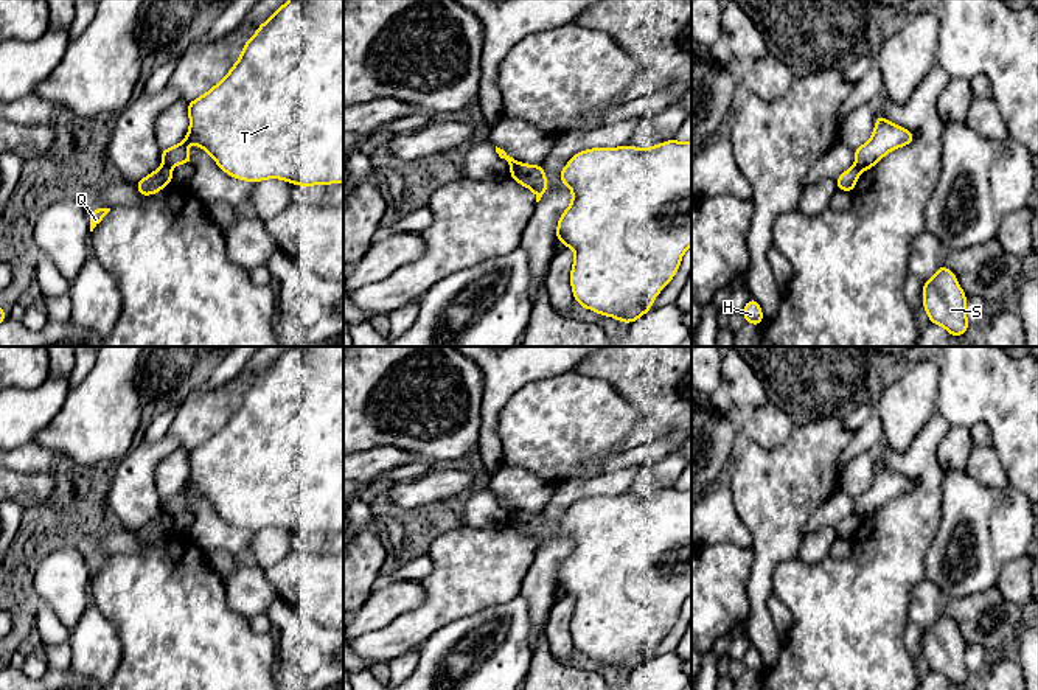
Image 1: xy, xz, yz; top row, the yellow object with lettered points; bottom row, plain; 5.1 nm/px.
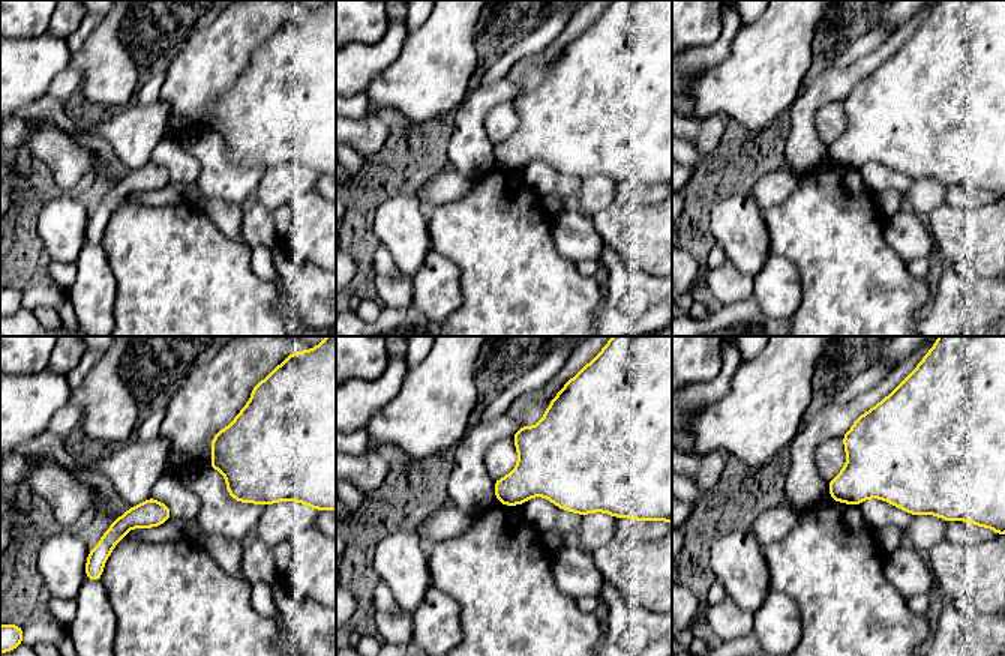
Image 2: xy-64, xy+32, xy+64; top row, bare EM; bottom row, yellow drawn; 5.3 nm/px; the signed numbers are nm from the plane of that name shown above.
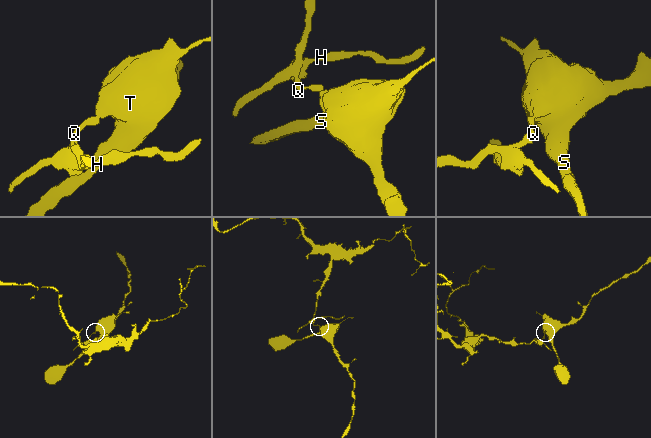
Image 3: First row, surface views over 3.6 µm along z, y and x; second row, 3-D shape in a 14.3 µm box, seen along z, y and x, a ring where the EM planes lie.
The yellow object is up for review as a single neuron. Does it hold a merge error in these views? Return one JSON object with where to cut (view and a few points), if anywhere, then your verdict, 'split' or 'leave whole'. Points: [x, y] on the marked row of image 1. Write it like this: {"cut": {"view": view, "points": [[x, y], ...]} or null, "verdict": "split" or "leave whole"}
{"cut": {"view": "xy", "points": [[163, 163], [170, 170]]}, "verdict": "split"}

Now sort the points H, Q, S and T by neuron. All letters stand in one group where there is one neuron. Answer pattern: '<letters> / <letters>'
H Q / S T

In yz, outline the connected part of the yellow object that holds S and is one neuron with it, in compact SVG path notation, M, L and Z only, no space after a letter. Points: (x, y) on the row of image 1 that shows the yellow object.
M942 263L937 274L923 281L923 309L931 323L942 325L948 334L963 336L970 325L967 319L967 294L953 270Z

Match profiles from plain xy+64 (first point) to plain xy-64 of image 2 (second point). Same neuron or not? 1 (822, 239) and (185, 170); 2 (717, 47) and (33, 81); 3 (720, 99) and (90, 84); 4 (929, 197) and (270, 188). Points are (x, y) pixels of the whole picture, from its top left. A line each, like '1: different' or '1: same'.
1: different
2: same
3: same
4: same

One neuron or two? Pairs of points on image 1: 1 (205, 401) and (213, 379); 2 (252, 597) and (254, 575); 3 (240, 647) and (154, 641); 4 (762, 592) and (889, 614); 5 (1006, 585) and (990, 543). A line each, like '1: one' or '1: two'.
1: two
2: one
3: one
4: two
5: two

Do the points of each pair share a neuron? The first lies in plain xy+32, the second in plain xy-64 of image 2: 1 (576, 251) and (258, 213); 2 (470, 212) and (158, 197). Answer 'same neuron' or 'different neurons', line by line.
1: same neuron
2: different neurons

